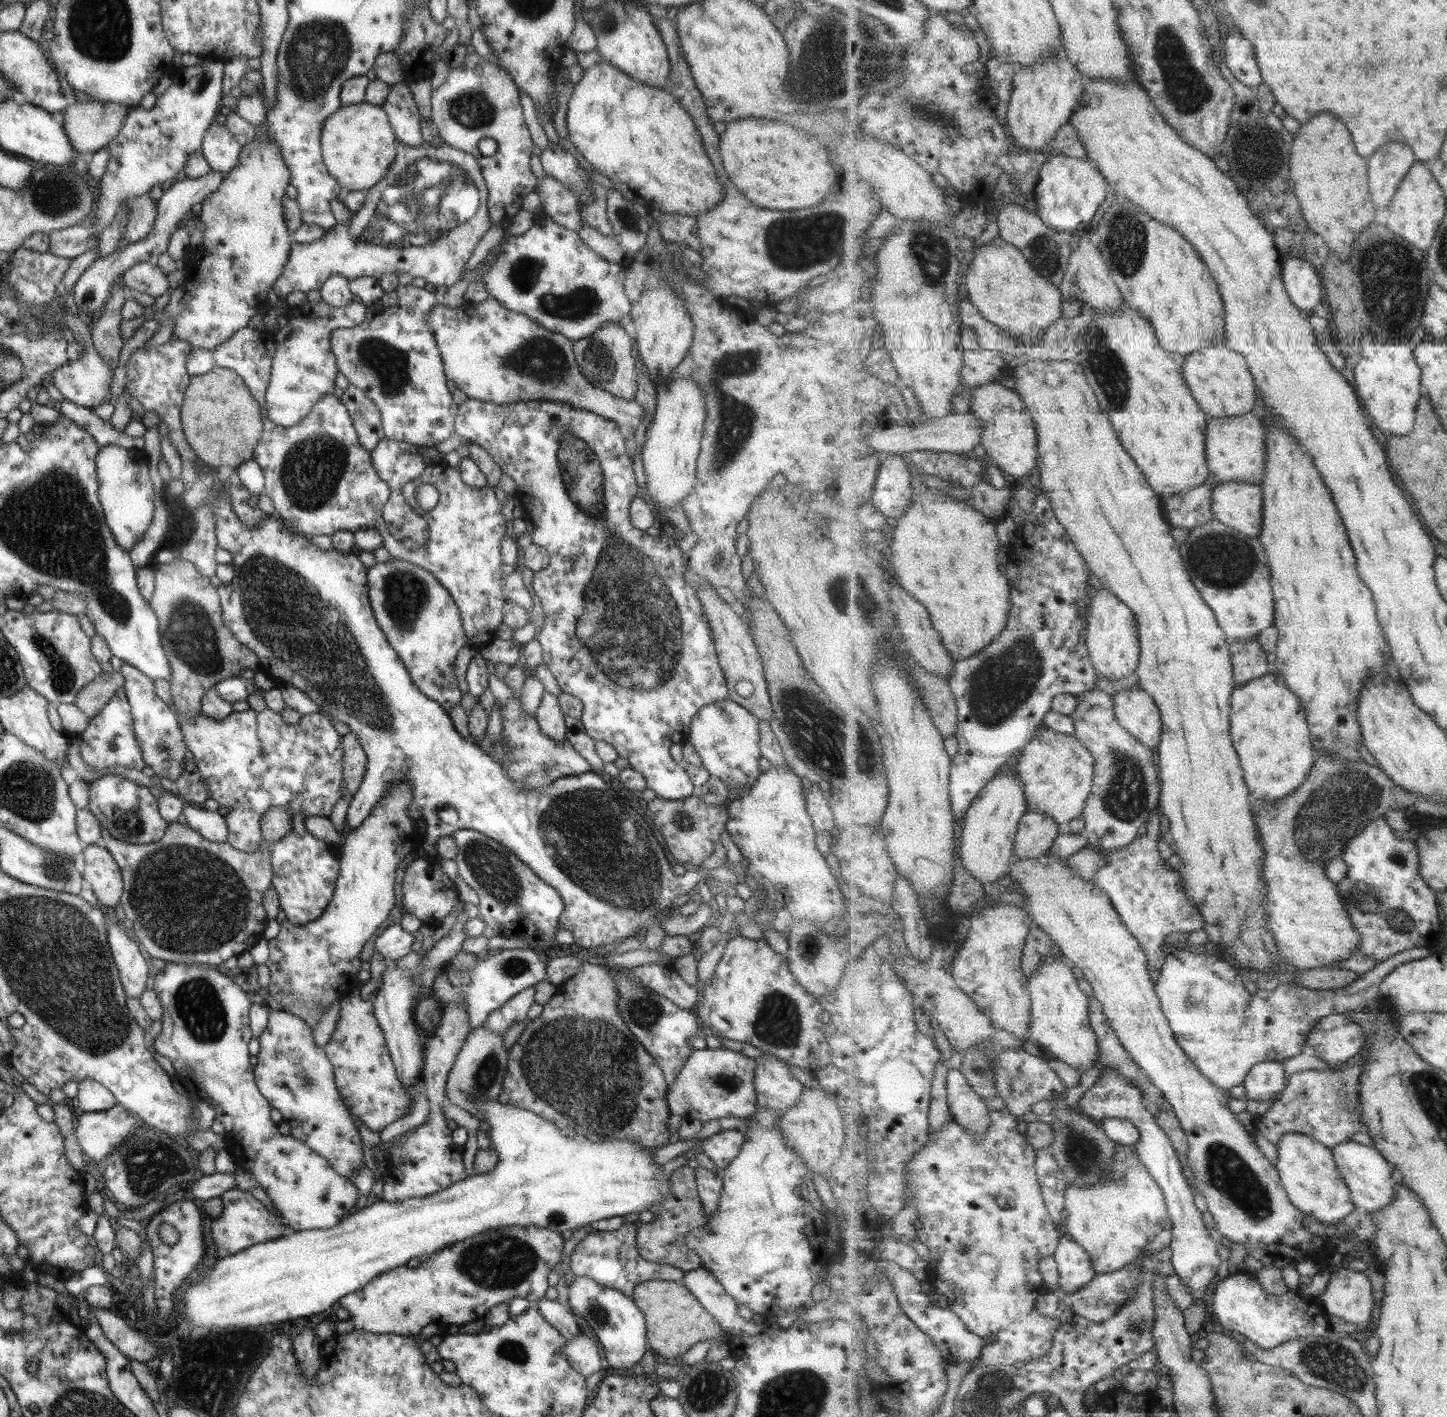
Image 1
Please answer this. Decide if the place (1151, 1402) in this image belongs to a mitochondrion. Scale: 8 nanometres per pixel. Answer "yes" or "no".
no

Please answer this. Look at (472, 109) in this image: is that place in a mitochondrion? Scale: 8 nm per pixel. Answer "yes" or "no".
yes

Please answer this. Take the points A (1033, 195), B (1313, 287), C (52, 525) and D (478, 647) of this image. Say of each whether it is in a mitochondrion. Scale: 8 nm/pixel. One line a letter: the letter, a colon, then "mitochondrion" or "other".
A: other
B: other
C: mitochondrion
D: other

